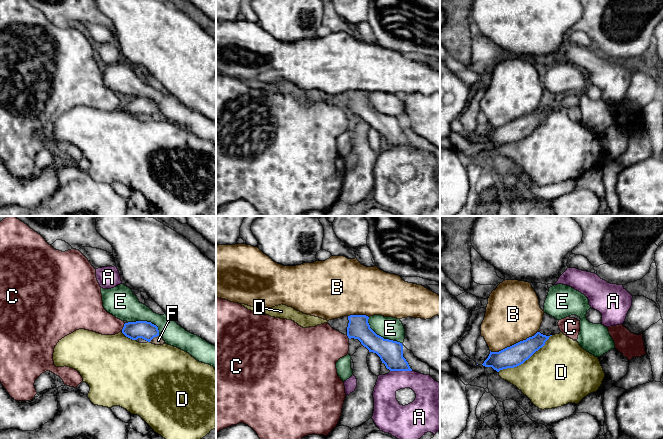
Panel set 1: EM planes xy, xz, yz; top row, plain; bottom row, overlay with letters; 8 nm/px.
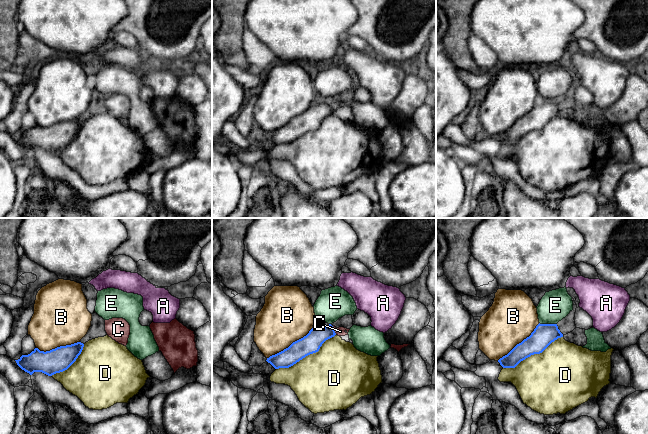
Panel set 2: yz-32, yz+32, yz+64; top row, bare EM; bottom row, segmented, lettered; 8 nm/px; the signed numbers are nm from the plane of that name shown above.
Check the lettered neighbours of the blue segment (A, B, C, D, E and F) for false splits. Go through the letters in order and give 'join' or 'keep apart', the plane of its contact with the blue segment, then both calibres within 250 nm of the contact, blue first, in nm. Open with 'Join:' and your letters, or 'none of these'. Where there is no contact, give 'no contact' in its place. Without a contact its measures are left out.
Join: none of these
A: keep apart; contact in xz; calibres 190 and 190 nm
B: keep apart; contact in yz; calibres 170 and 440 nm
C: keep apart; contact in xy; calibres 140 and 220 nm
D: keep apart; contact in yz; calibres 170 and 480 nm
E: keep apart; contact in xz; calibres 190 and 180 nm
F: keep apart; contact in xy; calibres 140 and 70 nm

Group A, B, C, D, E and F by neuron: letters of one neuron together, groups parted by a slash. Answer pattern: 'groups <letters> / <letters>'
groups A / B / C / D / E / F

